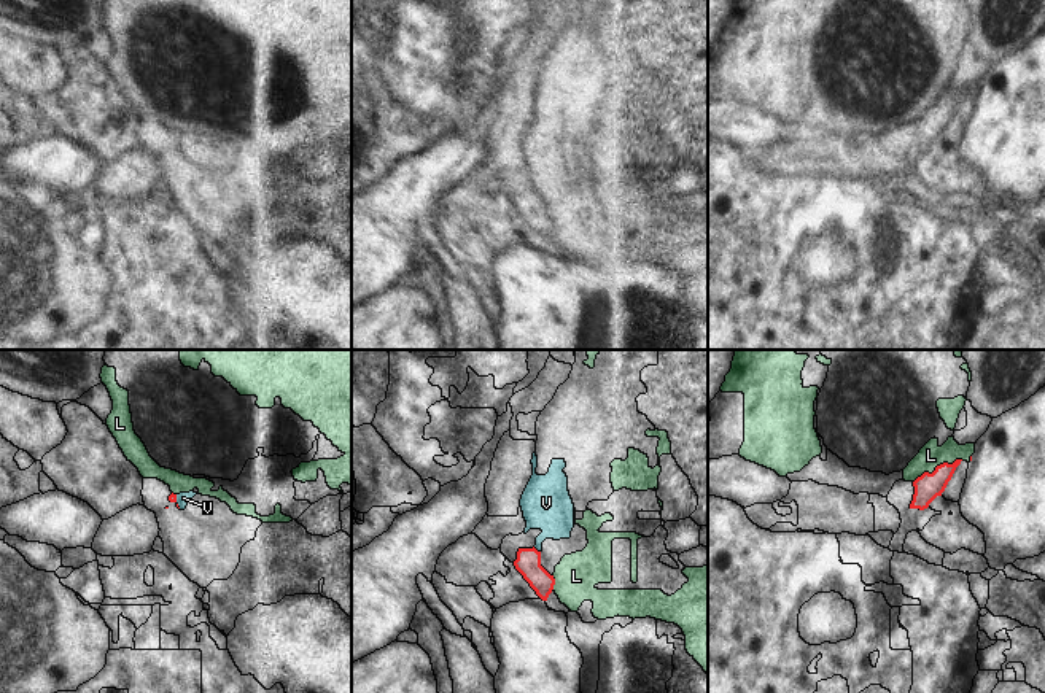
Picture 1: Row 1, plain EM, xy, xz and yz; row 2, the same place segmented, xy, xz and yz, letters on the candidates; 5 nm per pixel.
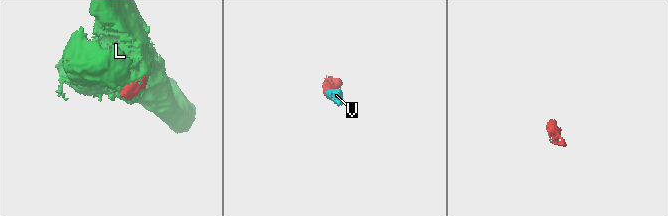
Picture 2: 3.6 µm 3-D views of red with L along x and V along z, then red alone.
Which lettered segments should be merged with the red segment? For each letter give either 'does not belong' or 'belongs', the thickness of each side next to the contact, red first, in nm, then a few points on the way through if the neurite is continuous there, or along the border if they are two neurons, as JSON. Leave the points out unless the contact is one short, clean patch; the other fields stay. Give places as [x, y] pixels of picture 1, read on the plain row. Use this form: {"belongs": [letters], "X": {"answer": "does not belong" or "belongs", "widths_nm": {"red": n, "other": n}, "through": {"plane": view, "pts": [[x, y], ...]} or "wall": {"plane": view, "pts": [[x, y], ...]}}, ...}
{"belongs": [], "L": {"answer": "does not belong", "widths_nm": {"red": 140, "other": 120}}, "V": {"answer": "does not belong", "widths_nm": {"red": 130, "other": 260}, "wall": {"plane": "xz", "pts": [[533, 191], [539, 196]]}}}

